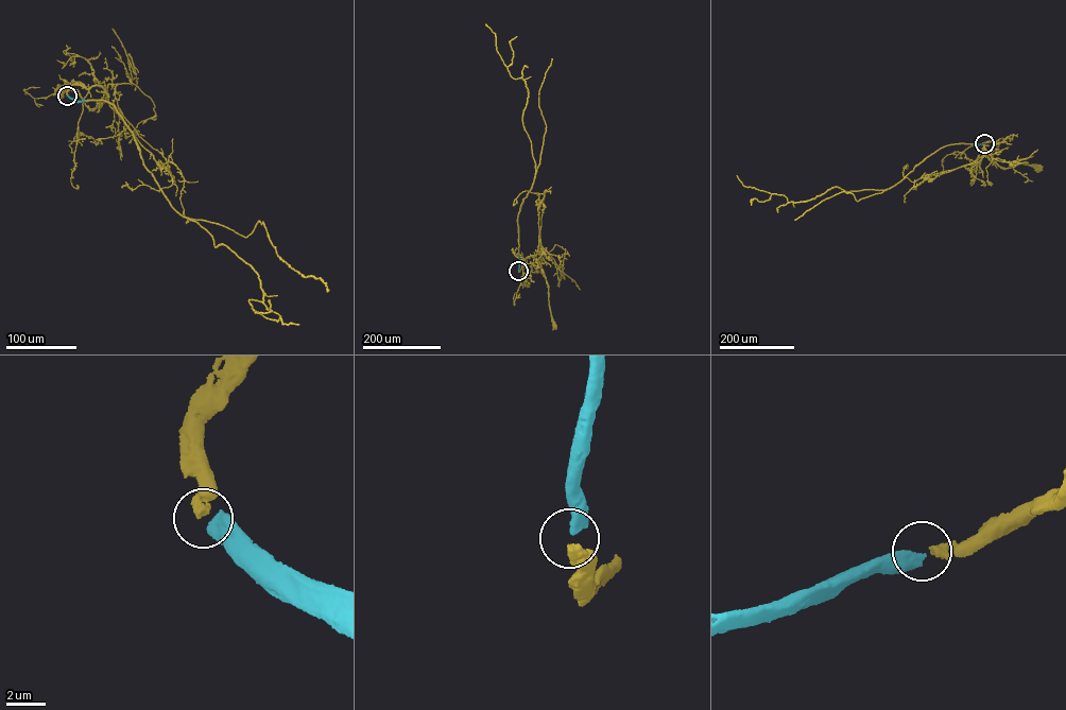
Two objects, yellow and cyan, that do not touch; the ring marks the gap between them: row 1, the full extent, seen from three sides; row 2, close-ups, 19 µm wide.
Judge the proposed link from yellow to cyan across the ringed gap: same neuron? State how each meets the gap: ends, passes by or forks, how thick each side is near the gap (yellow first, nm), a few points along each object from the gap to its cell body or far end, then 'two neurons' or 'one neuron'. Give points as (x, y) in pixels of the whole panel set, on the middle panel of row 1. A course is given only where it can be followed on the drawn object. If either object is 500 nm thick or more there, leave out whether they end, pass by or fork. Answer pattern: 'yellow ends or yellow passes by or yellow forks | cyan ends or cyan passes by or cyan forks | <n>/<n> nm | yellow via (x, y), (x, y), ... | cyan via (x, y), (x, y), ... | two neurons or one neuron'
440/650 nm | yellow via (518, 271), (527, 257), (538, 262), (548, 284), (554, 326) | cyan via (518, 271), (518, 255) | one neuron

